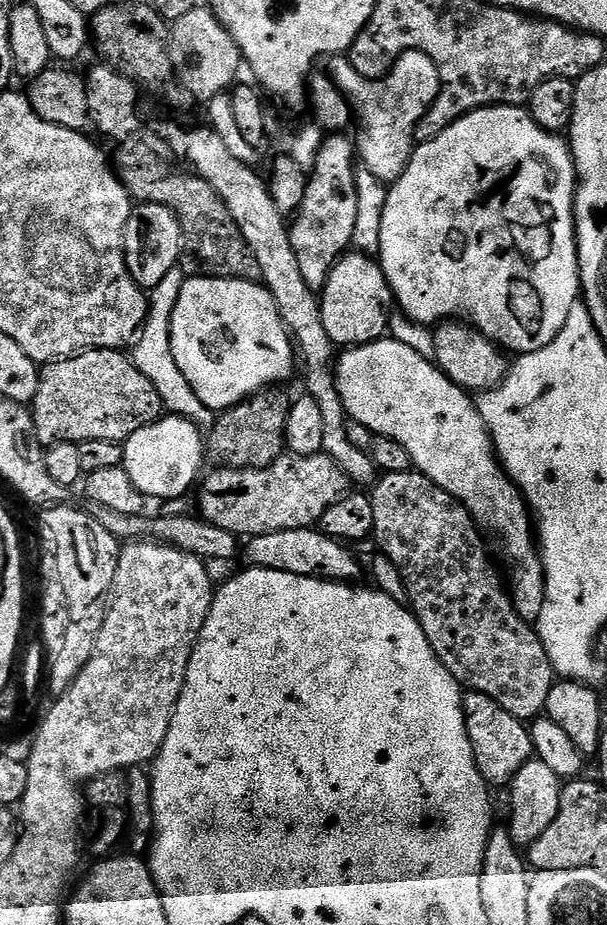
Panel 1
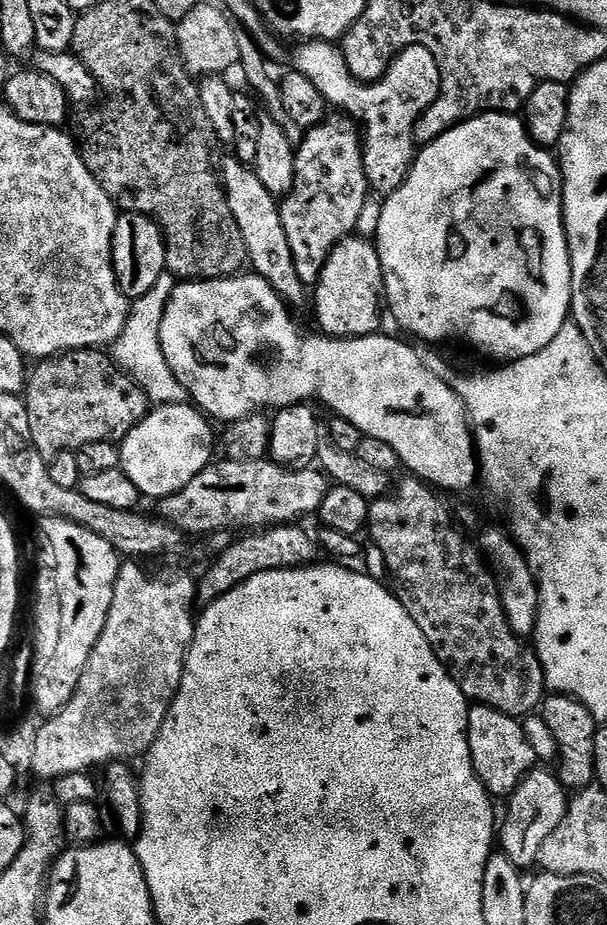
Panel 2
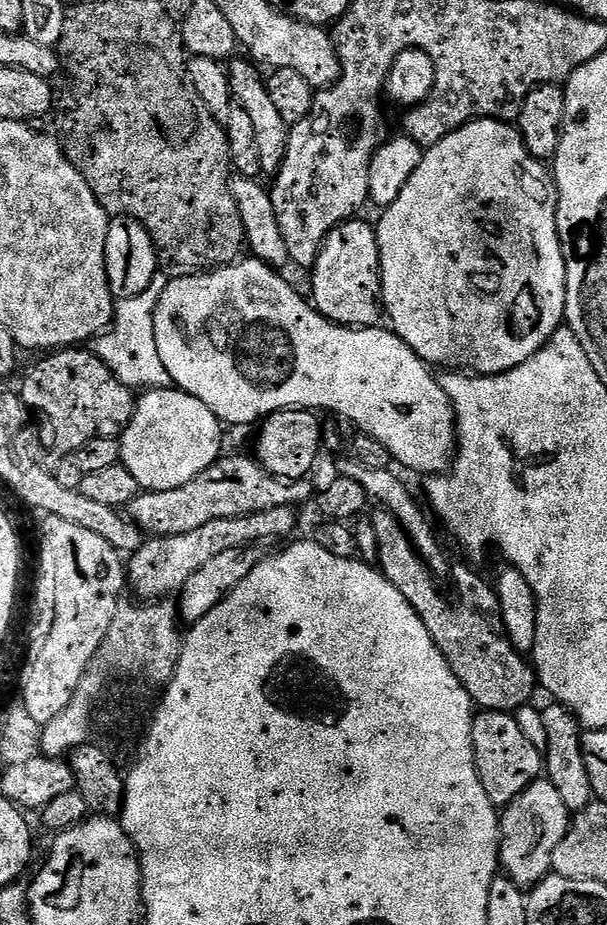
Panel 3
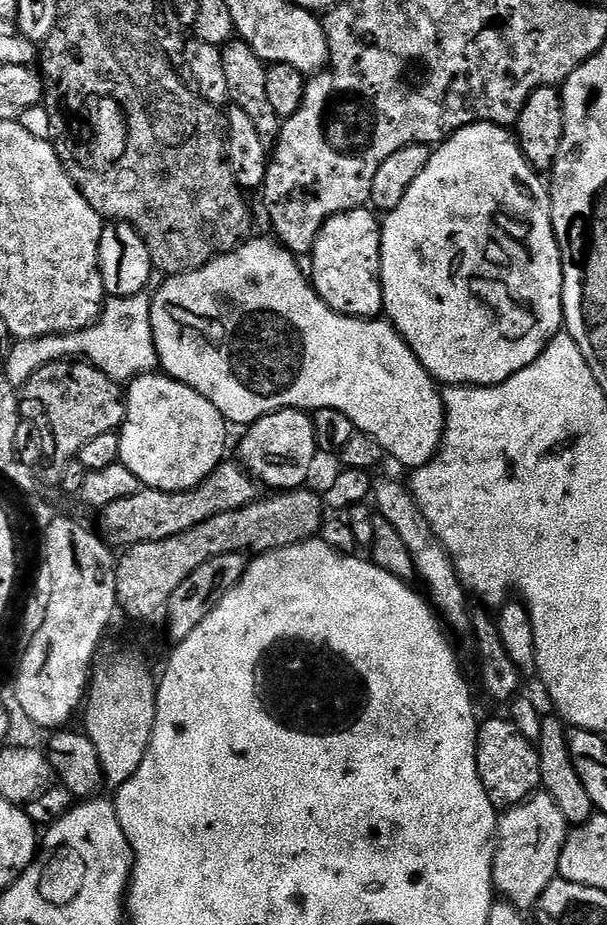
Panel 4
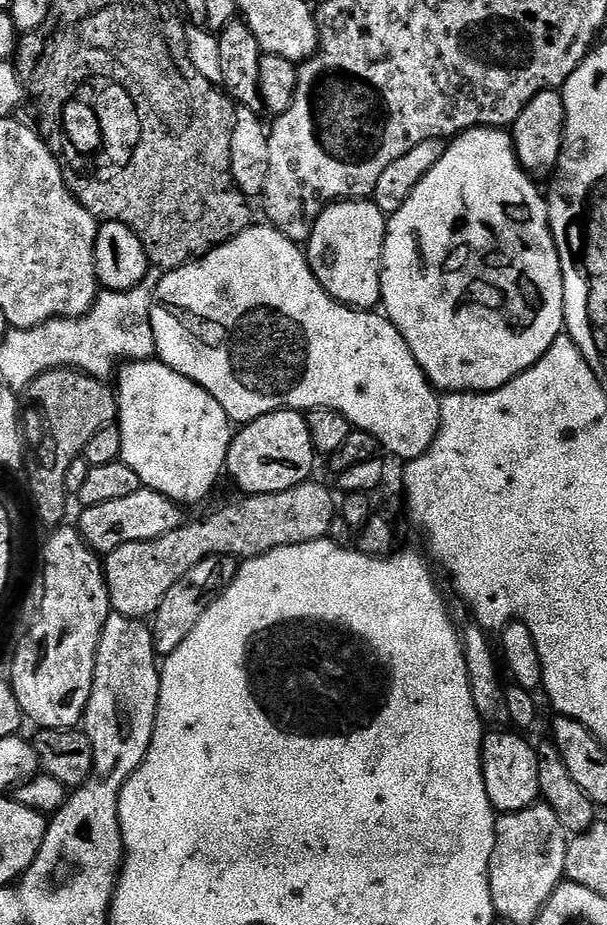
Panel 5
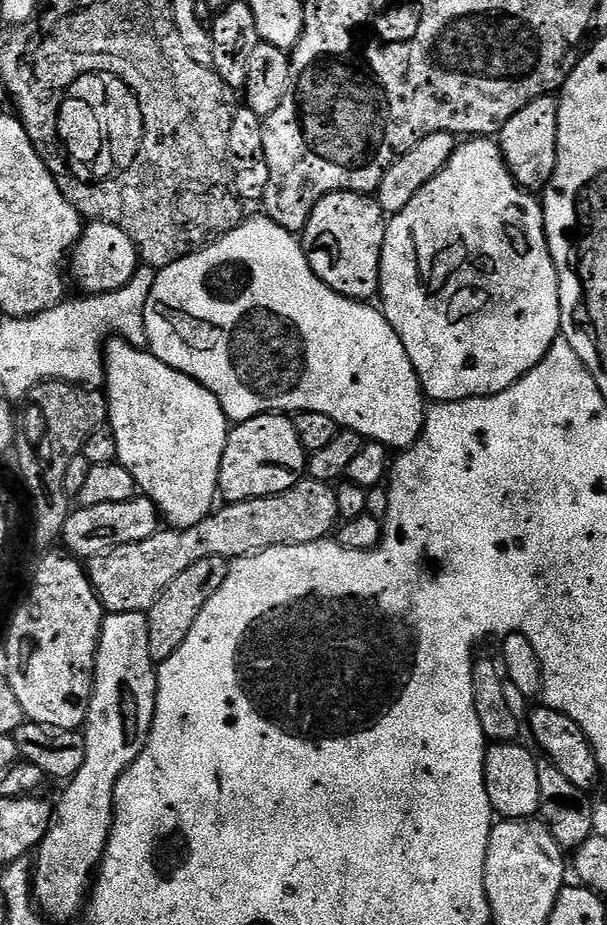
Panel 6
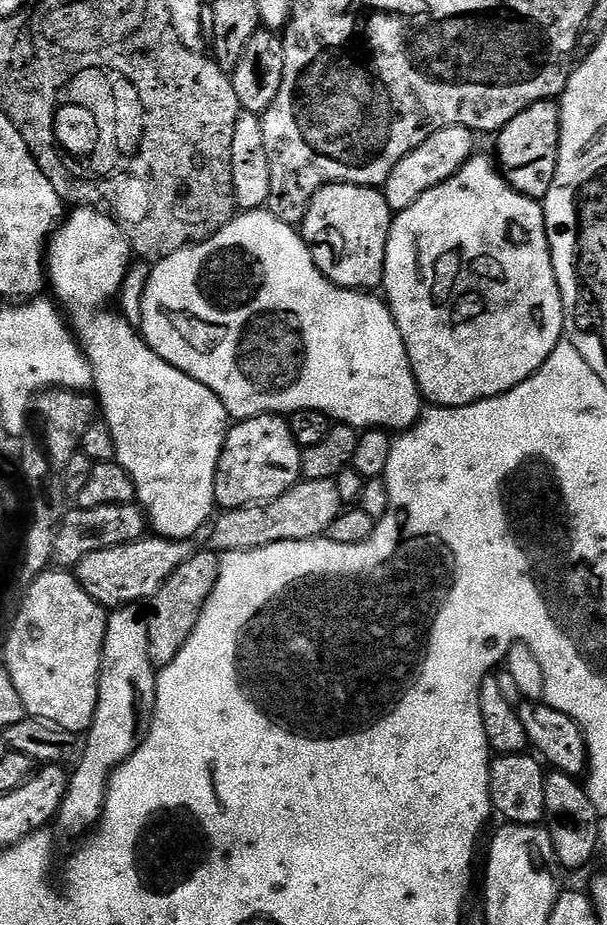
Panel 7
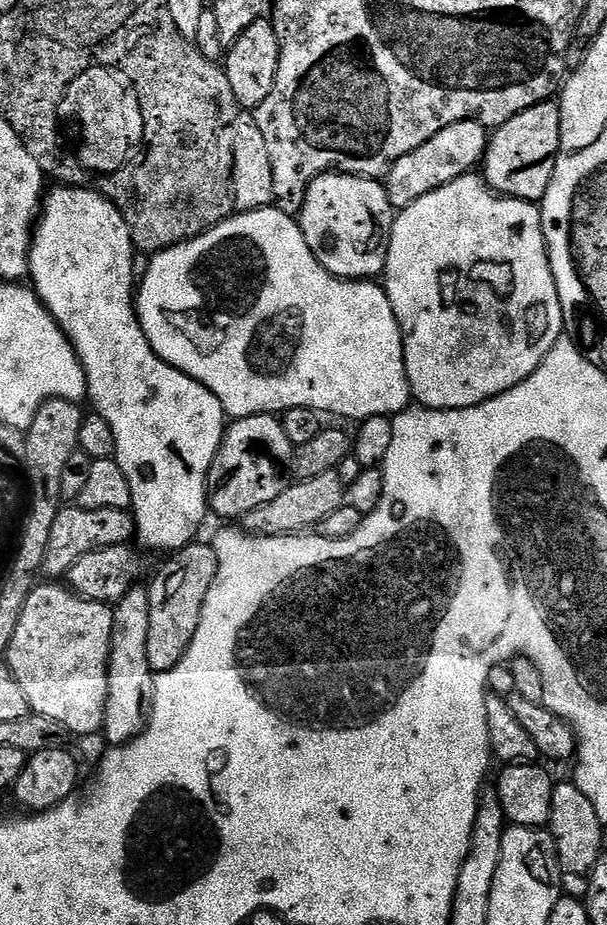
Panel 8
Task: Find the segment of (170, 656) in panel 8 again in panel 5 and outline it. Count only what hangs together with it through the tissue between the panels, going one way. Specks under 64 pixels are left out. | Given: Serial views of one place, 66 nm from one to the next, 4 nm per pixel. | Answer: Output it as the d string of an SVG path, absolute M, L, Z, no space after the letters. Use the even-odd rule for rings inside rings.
M211 556L198 562L198 566L194 566L194 570L190 570L190 574L186 574L186 578L182 578L182 582L178 582L174 590L166 594L162 606L155 614L152 628L152 637L156 639L157 657L166 658L174 654L174 650L178 650L178 646L182 646L182 642L190 638L202 614L206 614L206 610L227 590L230 582L234 582L237 567L238 561L234 556Z

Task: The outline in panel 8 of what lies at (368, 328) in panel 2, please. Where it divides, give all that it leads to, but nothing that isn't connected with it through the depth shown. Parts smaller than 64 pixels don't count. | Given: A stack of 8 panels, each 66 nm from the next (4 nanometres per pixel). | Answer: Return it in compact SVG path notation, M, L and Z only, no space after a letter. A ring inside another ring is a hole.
M322 172L315 176L310 182L310 186L304 195L304 205L298 213L298 223L302 234L306 238L306 246L310 246L310 250L314 254L314 258L327 270L327 272L336 276L339 280L367 280L379 277L384 271L386 262L388 261L388 247L390 246L390 238L392 237L392 224L396 221L396 212L392 207L390 198L388 197L388 189L380 180L370 180L366 176L347 176L344 172Z

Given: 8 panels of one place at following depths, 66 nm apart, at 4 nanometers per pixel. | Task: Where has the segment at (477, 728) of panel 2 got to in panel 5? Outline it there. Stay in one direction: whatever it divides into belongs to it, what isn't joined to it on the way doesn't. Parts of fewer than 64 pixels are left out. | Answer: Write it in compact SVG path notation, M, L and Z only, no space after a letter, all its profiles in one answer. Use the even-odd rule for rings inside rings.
M492 730L485 735L480 759L486 798L490 798L492 807L500 814L521 812L541 799L536 748L528 745L519 731L504 731L508 730Z

